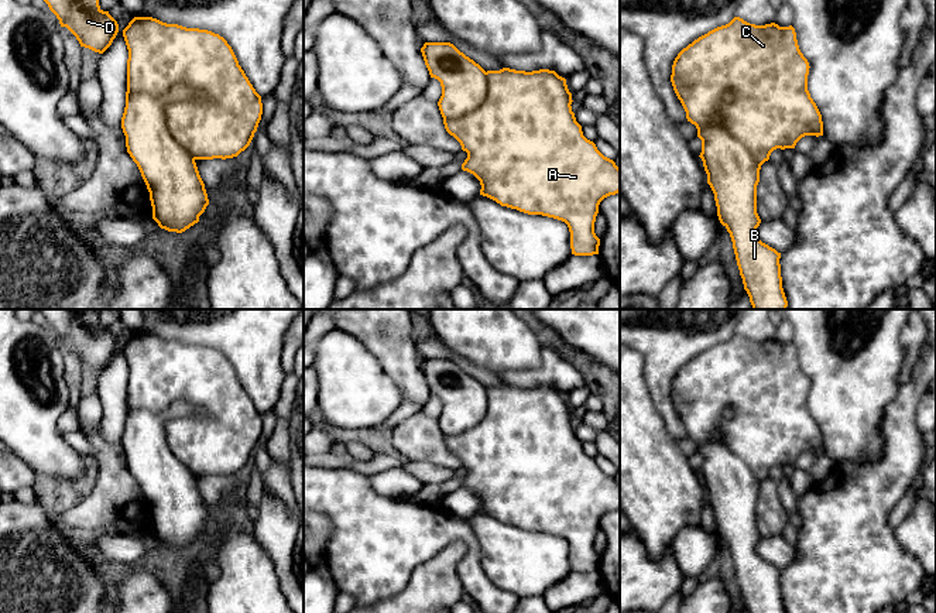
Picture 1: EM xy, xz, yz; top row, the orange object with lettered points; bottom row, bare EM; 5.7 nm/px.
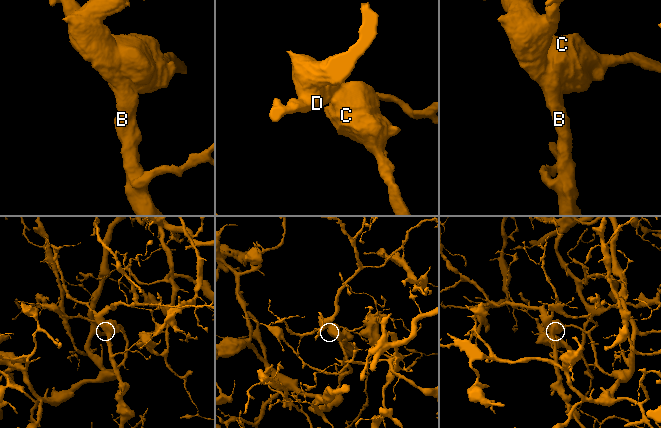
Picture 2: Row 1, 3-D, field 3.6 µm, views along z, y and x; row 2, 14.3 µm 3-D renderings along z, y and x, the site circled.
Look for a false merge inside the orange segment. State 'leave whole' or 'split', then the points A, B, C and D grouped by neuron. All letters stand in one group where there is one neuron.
split; A C / B D

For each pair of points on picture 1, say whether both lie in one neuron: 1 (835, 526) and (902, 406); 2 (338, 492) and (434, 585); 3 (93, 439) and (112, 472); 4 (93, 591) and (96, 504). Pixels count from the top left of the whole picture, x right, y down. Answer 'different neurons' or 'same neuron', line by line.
1: same neuron
2: different neurons
3: same neuron
4: different neurons

